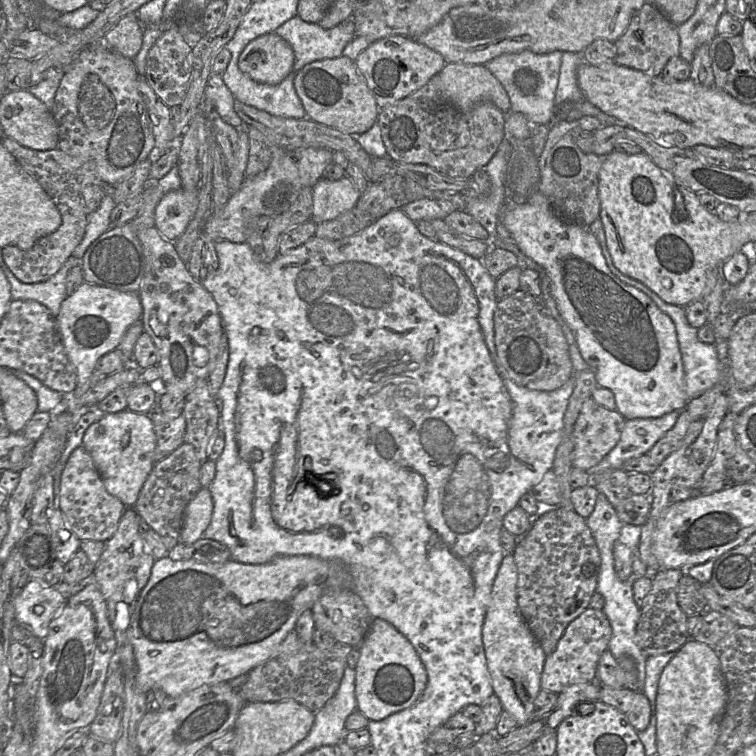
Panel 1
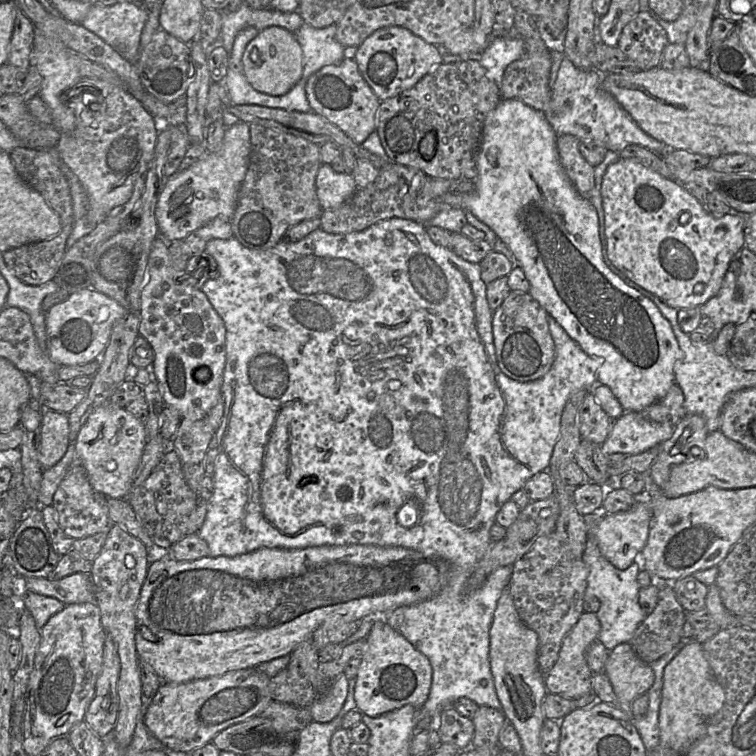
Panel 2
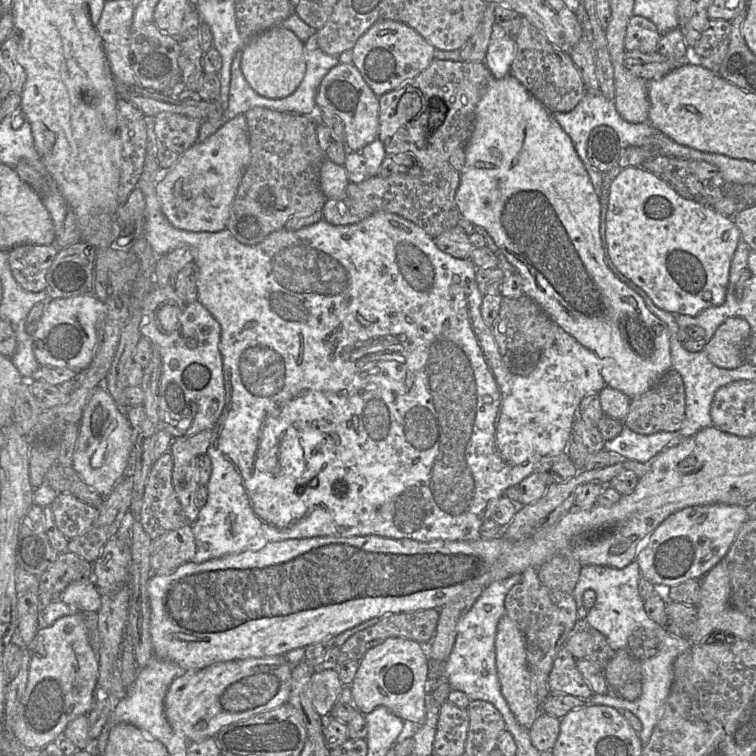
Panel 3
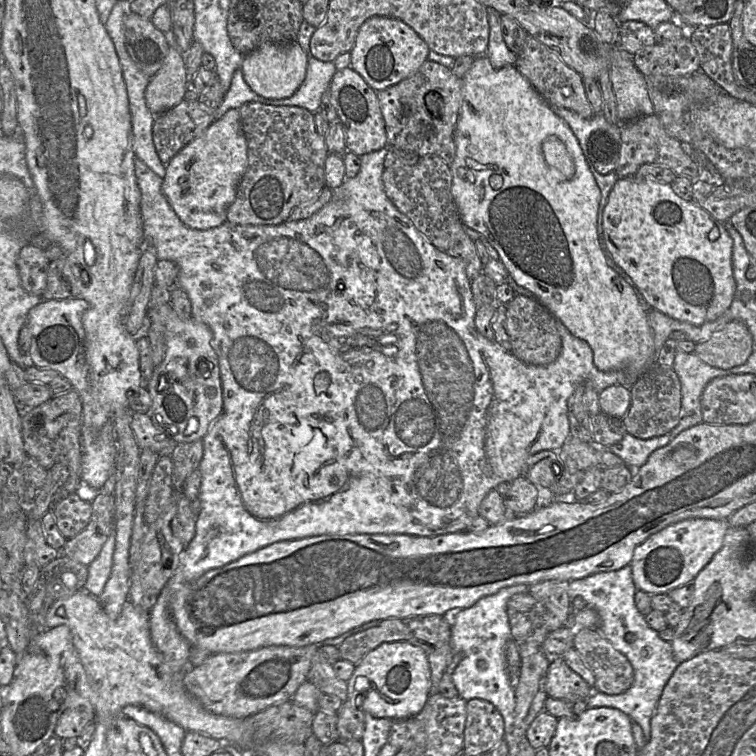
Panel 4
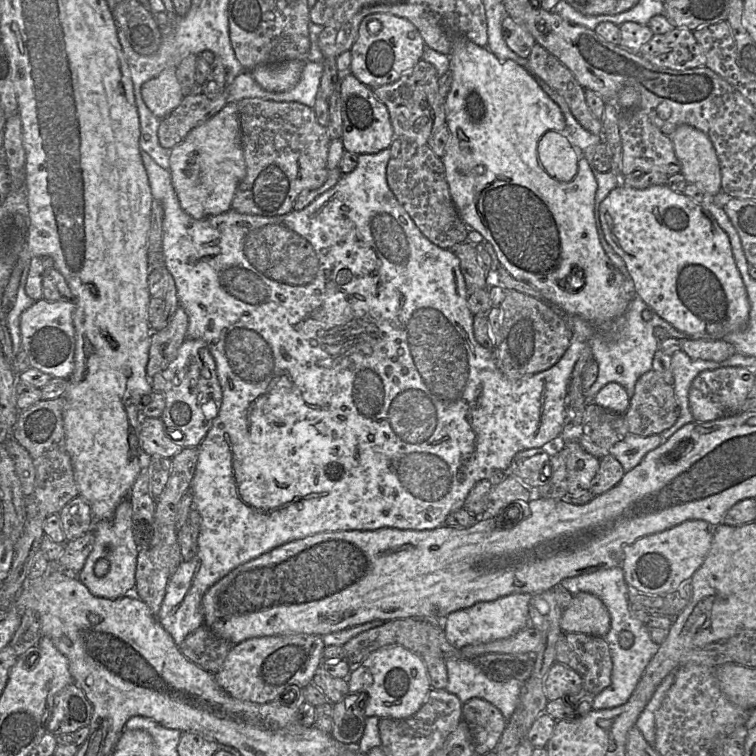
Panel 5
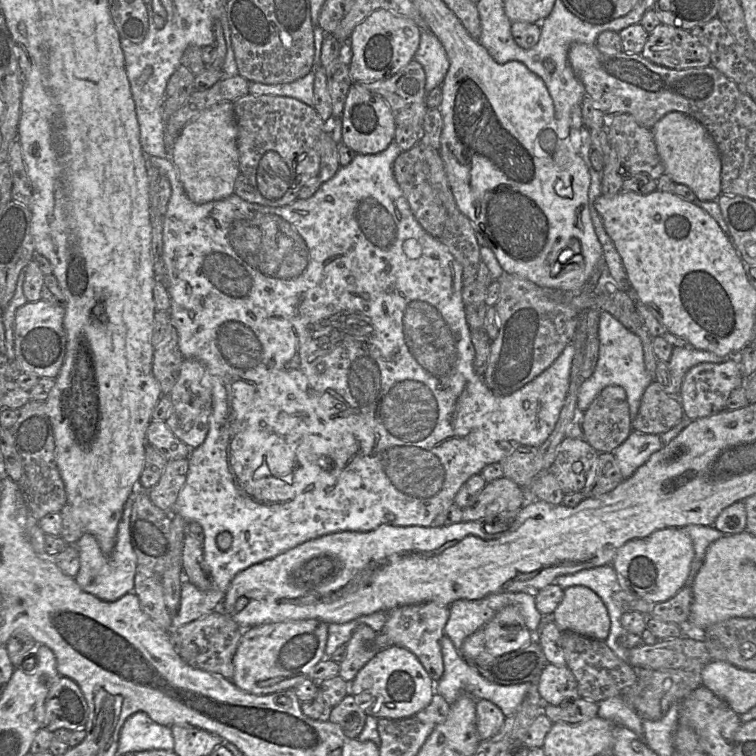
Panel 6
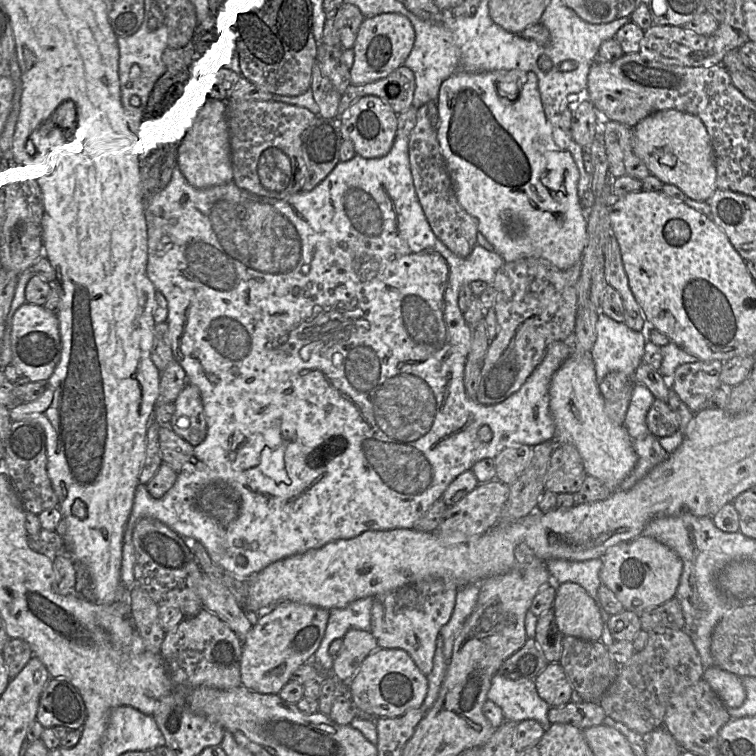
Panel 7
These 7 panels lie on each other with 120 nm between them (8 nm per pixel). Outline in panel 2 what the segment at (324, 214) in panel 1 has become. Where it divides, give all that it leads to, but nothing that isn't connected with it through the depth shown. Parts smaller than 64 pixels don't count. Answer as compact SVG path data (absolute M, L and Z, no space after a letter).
M322 163L316 177L317 196L324 211L341 206L358 189L351 174L337 173L331 164Z

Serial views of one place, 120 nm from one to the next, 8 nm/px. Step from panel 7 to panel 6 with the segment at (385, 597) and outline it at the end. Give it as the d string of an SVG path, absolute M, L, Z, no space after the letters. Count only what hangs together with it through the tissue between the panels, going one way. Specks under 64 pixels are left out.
M426 602L405 605L388 612L388 618L382 628L393 645L401 646L411 651L423 665L431 679L436 683L443 675L444 664L441 651L441 639L444 627L449 618L449 606Z

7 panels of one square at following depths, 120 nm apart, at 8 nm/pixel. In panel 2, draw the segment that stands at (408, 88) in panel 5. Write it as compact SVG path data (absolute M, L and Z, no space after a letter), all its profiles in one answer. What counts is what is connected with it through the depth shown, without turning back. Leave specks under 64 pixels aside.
M479 57L453 63L443 62L409 90L380 101L377 132L389 160L419 169L431 177L459 179L462 178L462 164L477 159L484 122L501 99L499 87L487 77Z

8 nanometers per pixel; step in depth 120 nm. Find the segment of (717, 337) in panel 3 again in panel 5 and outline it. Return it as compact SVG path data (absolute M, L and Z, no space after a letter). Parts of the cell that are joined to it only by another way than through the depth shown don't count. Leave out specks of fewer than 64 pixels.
M684 339L681 351L693 360L721 362L736 353L735 348L723 339Z

